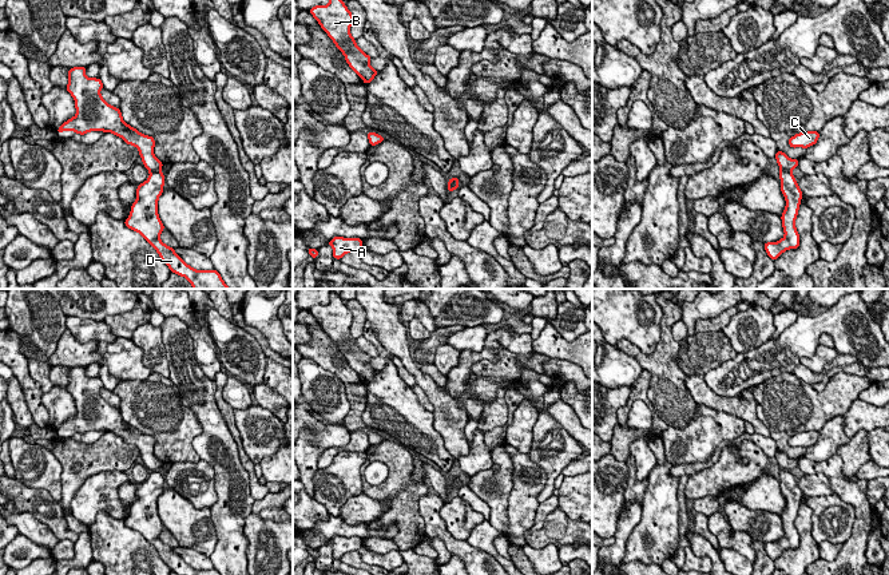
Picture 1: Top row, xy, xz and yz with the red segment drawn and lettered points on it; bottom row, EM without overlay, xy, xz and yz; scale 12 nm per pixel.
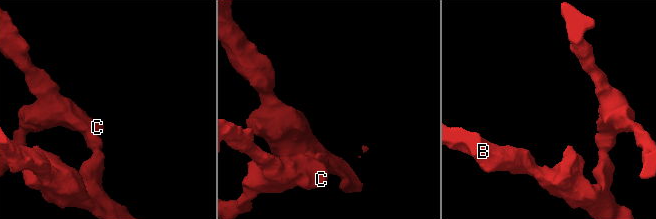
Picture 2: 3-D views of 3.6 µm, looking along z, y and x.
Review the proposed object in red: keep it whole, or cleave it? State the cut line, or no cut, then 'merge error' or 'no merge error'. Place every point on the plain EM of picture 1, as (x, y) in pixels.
cut in xy along (159, 468), (150, 472); merge error

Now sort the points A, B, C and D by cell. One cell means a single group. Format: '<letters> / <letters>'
A C / B D

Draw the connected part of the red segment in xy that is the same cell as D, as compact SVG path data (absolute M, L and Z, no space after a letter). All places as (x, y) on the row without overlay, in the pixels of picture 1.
M160 469L136 488L136 500L131 505L130 516L124 524L138 531L159 554L160 559L178 575L221 575L217 570L195 570L188 566L172 547L164 544L159 535L164 526L158 515L158 499L163 492L164 475Z

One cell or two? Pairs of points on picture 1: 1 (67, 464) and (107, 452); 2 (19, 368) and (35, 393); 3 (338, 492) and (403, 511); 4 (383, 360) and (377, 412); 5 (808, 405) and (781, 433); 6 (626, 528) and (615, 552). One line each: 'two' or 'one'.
1: one
2: one
3: two
4: two
5: one
6: one

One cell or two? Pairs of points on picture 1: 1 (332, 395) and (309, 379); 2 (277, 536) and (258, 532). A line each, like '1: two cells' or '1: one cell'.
1: one cell
2: one cell

